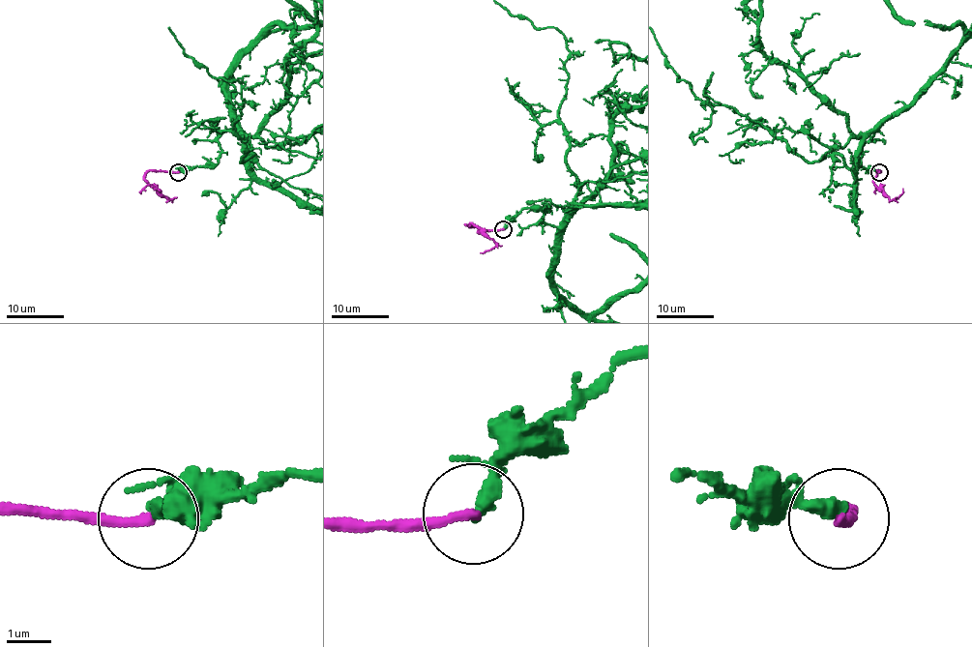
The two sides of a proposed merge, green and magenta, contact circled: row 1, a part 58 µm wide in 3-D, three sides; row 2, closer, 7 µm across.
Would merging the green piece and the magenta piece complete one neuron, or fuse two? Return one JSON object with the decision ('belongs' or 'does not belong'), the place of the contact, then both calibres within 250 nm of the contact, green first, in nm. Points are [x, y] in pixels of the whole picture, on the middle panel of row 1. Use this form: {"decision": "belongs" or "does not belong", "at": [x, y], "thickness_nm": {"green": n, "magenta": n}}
{"decision": "does not belong", "at": [503, 229], "thickness_nm": {"green": 360, "magenta": 240}}

